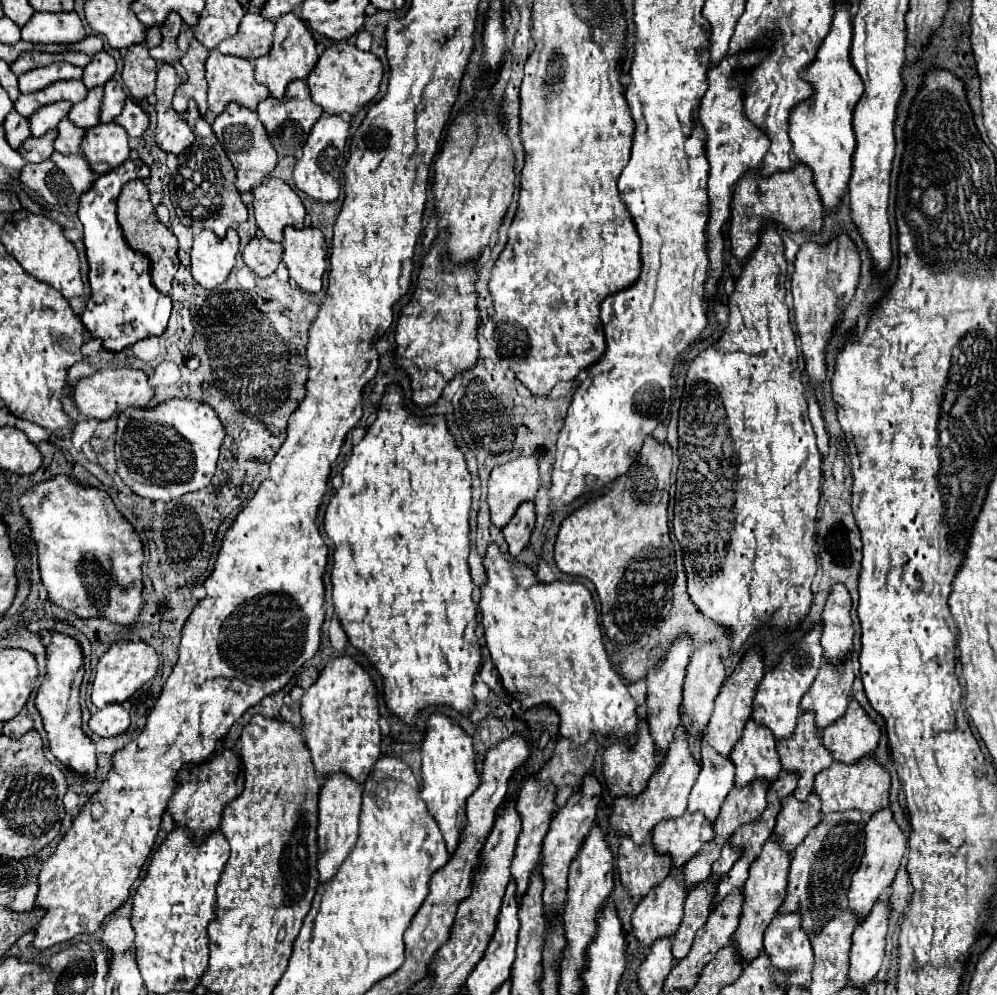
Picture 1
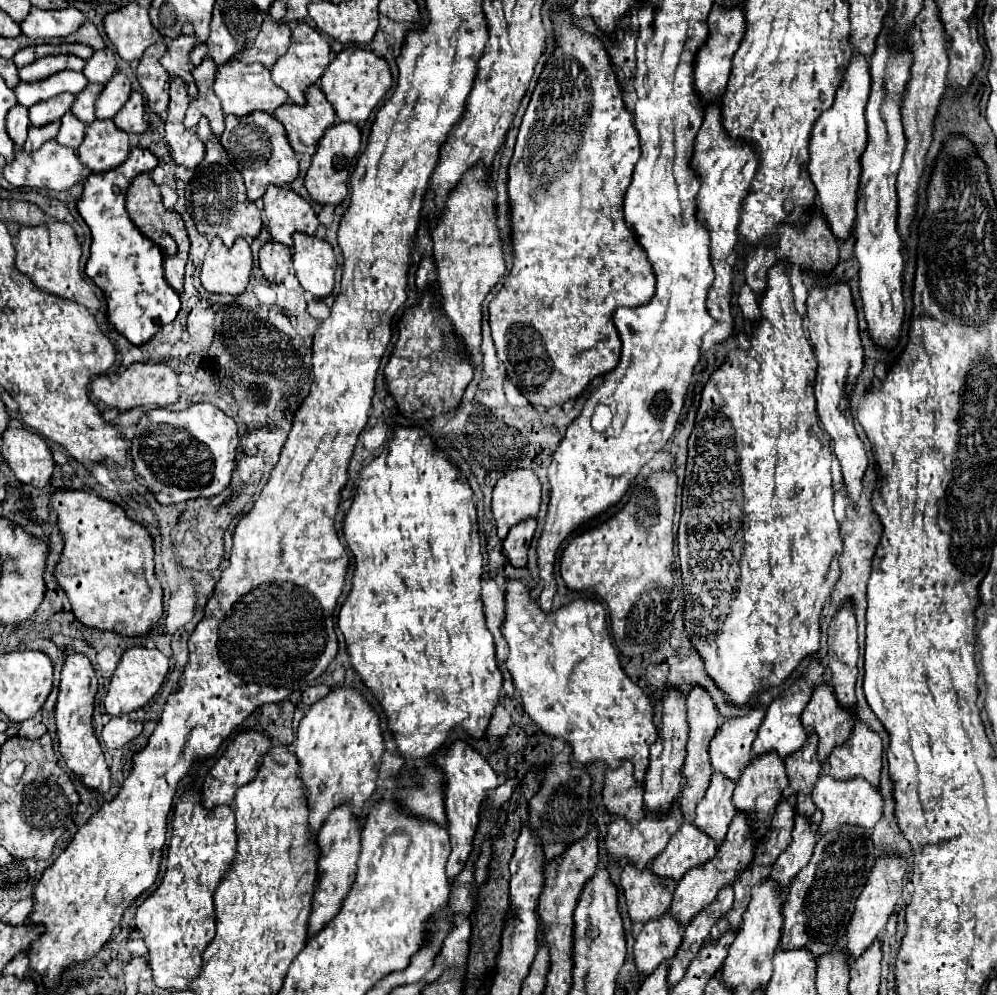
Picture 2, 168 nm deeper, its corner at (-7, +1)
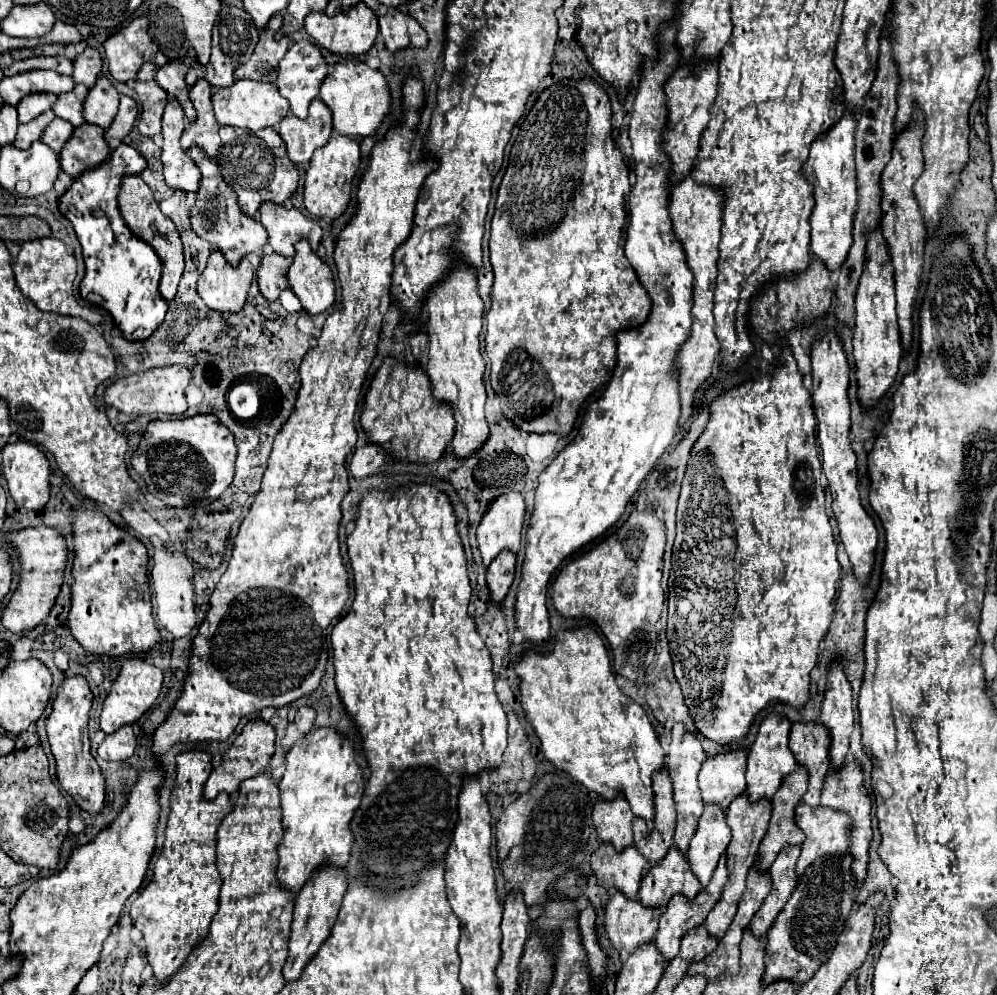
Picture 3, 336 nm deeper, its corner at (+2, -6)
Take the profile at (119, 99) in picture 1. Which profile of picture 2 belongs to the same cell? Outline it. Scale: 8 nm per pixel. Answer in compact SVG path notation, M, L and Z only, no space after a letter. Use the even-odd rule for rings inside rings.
M115 73L95 101L97 119L111 119L131 95L131 81L123 73Z

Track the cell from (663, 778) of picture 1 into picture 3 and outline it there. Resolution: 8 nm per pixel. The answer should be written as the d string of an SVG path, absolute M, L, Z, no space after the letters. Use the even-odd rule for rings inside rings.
M600 844L590 858L590 866L600 886L616 886L628 898L636 898L650 862L634 846L626 846L618 852L612 844Z

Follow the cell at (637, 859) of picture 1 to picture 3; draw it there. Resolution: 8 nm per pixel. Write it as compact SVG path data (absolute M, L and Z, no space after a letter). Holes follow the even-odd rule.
M616 892L606 904L604 926L608 938L618 950L634 952L638 944L654 940L660 914L662 908L646 908L642 902Z

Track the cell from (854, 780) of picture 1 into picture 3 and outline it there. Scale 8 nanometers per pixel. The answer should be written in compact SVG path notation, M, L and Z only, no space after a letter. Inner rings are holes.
M800 802L796 808L796 824L804 830L806 840L796 864L796 874L802 874L822 856L844 854L850 846L850 822L844 812L826 806L810 808L806 802Z

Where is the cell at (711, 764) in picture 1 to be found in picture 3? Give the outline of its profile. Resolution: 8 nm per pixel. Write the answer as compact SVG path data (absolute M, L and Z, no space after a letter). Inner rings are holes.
M706 804L702 816L698 818L698 832L694 834L690 848L686 852L688 862L696 878L706 886L718 864L718 858L730 842L730 828L724 822L724 812L718 804Z

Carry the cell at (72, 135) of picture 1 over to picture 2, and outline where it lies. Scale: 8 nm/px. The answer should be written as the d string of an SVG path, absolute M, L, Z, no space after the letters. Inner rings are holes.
M65 113L61 117L61 129L59 129L57 137L55 137L57 143L77 149L81 145L83 137L85 137L85 123L79 121L73 113Z

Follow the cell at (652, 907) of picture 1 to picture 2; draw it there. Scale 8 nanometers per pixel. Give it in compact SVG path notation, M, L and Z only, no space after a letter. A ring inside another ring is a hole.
M667 913L663 921L647 923L637 935L633 955L637 971L643 975L651 975L661 963L667 963L677 953L683 939L683 929L679 923Z

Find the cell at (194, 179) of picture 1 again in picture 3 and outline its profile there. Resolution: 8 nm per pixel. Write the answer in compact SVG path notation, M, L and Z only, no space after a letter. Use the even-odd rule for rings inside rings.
M190 148L190 156L192 160L198 164L200 172L202 172L202 180L200 180L200 188L196 192L196 202L190 210L190 224L192 224L192 230L208 240L214 248L218 248L224 258L236 266L240 262L242 256L254 252L254 254L260 254L262 246L266 244L266 230L262 228L262 224L250 216L246 216L238 204L236 204L236 192L224 182L218 166L214 160L206 158L202 148Z

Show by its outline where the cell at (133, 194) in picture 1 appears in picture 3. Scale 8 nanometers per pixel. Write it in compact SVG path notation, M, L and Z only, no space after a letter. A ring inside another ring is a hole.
M126 176L122 180L122 188L118 194L118 206L120 206L120 214L126 220L128 228L140 236L140 240L148 242L156 254L162 260L162 280L160 280L160 294L166 300L172 300L176 296L176 288L184 270L184 258L182 258L182 242L180 242L180 234L174 226L174 222L164 216L158 208L158 202L154 200L152 190L146 186L146 182L140 176Z

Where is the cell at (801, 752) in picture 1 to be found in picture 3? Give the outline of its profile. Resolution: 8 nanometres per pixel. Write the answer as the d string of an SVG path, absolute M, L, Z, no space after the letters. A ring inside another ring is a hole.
M798 766L796 772L782 780L782 788L774 794L772 800L772 818L766 830L766 836L760 844L762 870L768 870L776 858L776 854L788 844L802 844L802 830L794 824L794 808L800 804L802 796L808 788L806 770Z

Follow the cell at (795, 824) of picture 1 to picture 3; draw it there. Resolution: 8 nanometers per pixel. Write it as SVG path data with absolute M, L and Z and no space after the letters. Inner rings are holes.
M794 844L790 848L784 848L778 854L778 860L770 866L772 874L772 890L764 898L762 908L754 914L754 920L750 922L750 930L754 936L764 936L768 928L772 926L778 912L784 908L786 900L790 898L792 890L796 888L796 860L800 856L800 844Z

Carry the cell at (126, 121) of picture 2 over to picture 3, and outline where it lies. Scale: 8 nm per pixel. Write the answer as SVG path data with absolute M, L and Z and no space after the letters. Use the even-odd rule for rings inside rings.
M122 96L122 98L120 98L118 114L116 114L114 122L110 124L110 128L106 130L106 134L104 134L106 140L114 140L114 138L124 140L124 138L130 134L136 116L138 116L138 106L136 106L134 98L130 98L130 96Z

